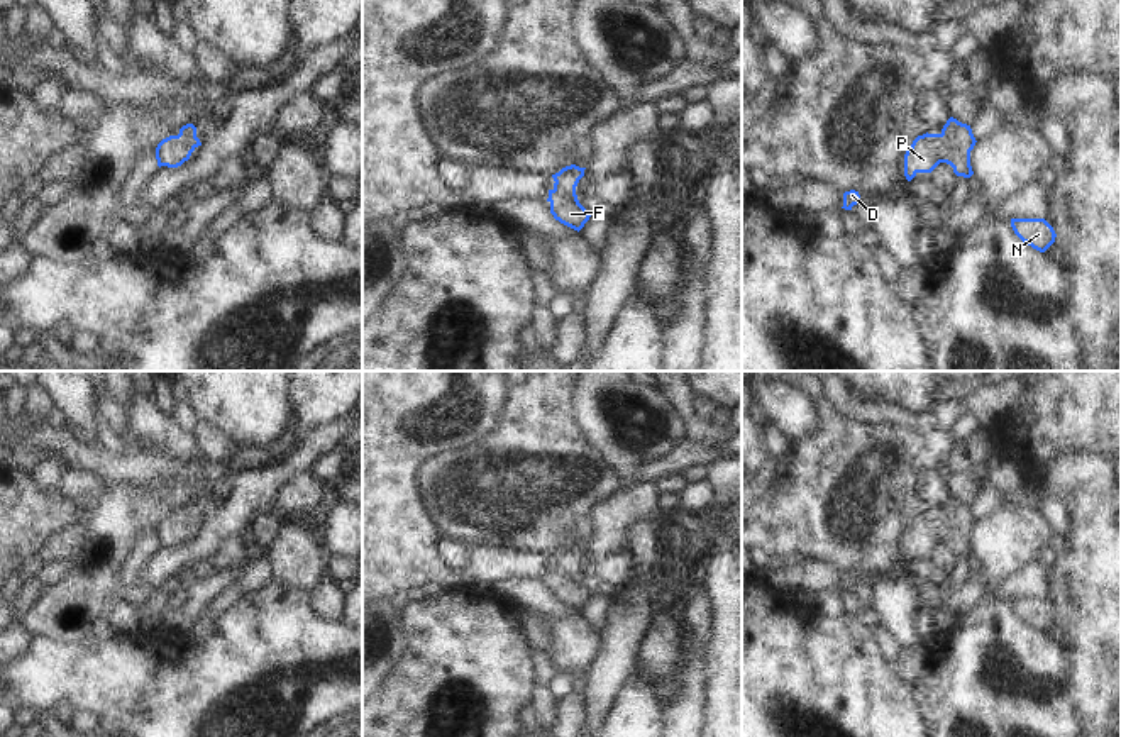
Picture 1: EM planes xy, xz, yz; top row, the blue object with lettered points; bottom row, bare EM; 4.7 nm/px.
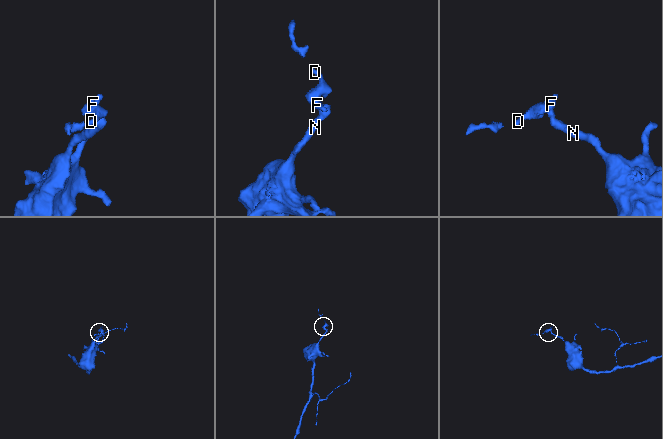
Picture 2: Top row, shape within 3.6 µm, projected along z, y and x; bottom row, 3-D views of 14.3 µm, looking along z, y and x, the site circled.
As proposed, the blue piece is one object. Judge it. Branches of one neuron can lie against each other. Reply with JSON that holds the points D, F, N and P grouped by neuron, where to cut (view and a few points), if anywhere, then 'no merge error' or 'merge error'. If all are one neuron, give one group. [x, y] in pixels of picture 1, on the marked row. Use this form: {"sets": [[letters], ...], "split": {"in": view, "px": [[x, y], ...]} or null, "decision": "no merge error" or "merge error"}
{"sets": [["D", "F", "N", "P"]], "split": null, "decision": "no merge error"}

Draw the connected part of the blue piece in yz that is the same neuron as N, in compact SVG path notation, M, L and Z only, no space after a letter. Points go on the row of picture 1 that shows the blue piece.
M1011 219L1014 234L1031 246L1045 252L1055 242L1055 230L1045 219Z

